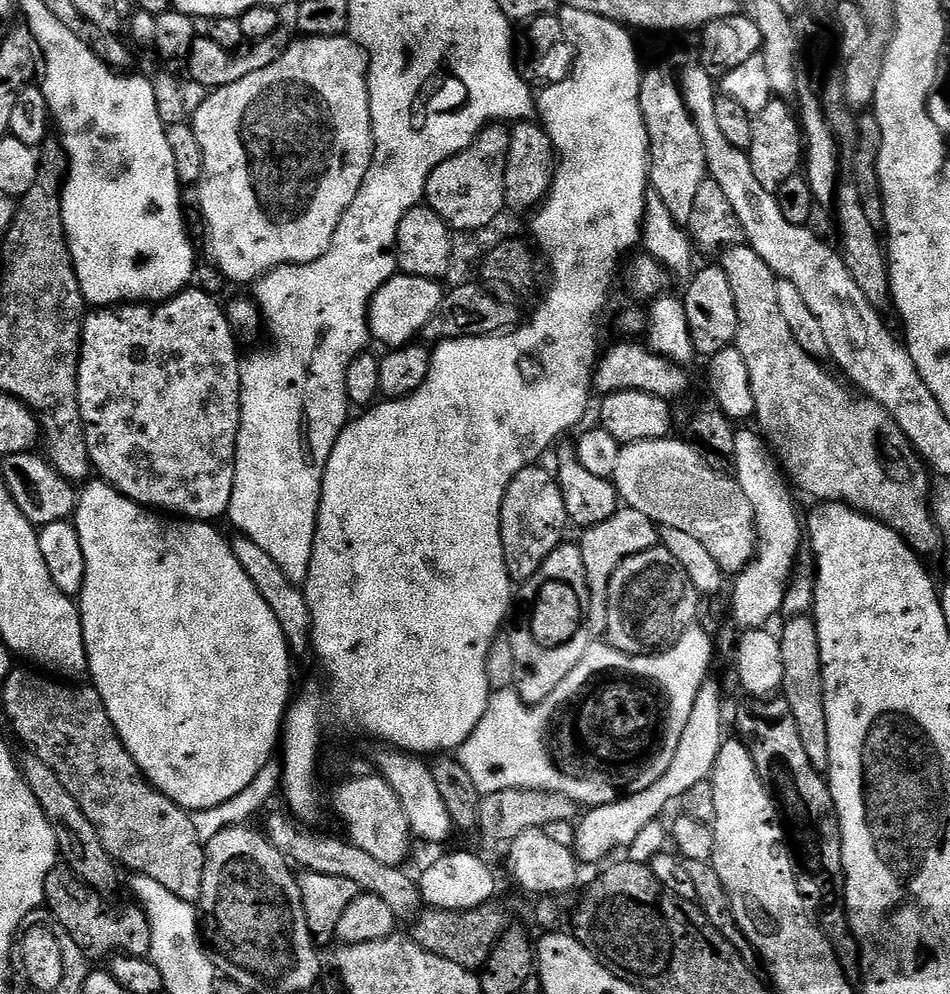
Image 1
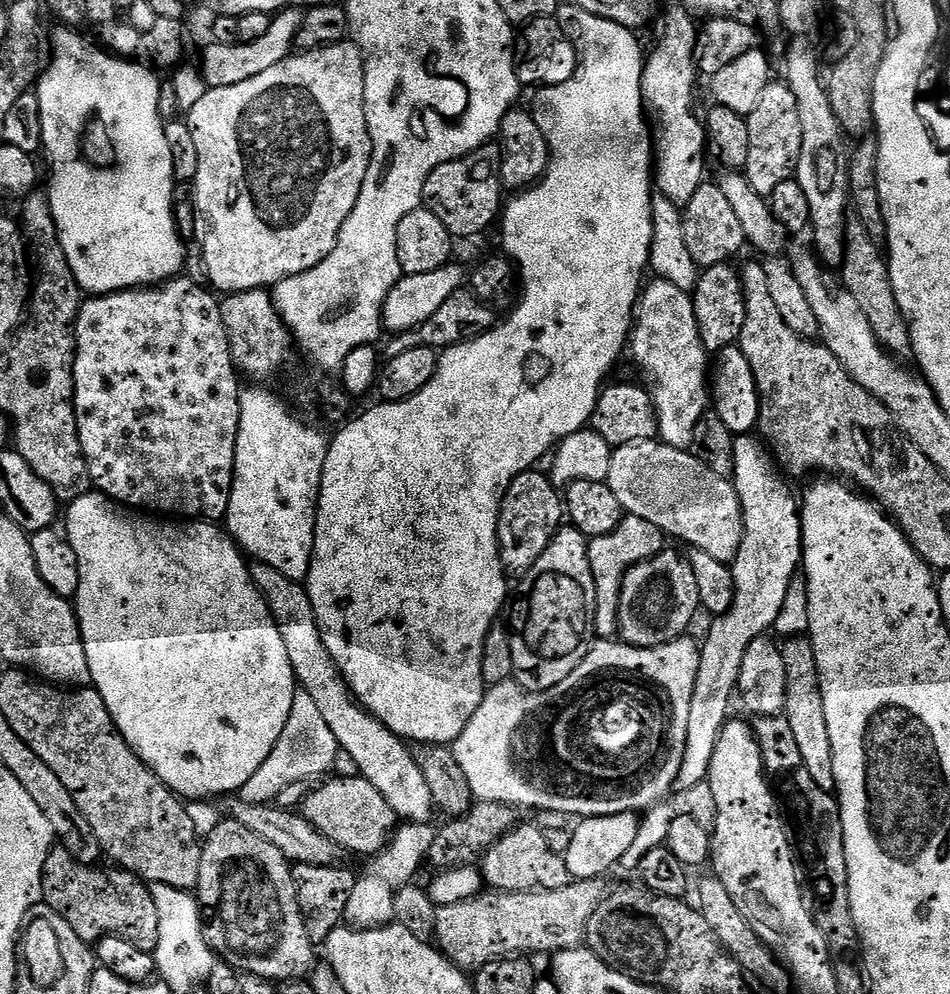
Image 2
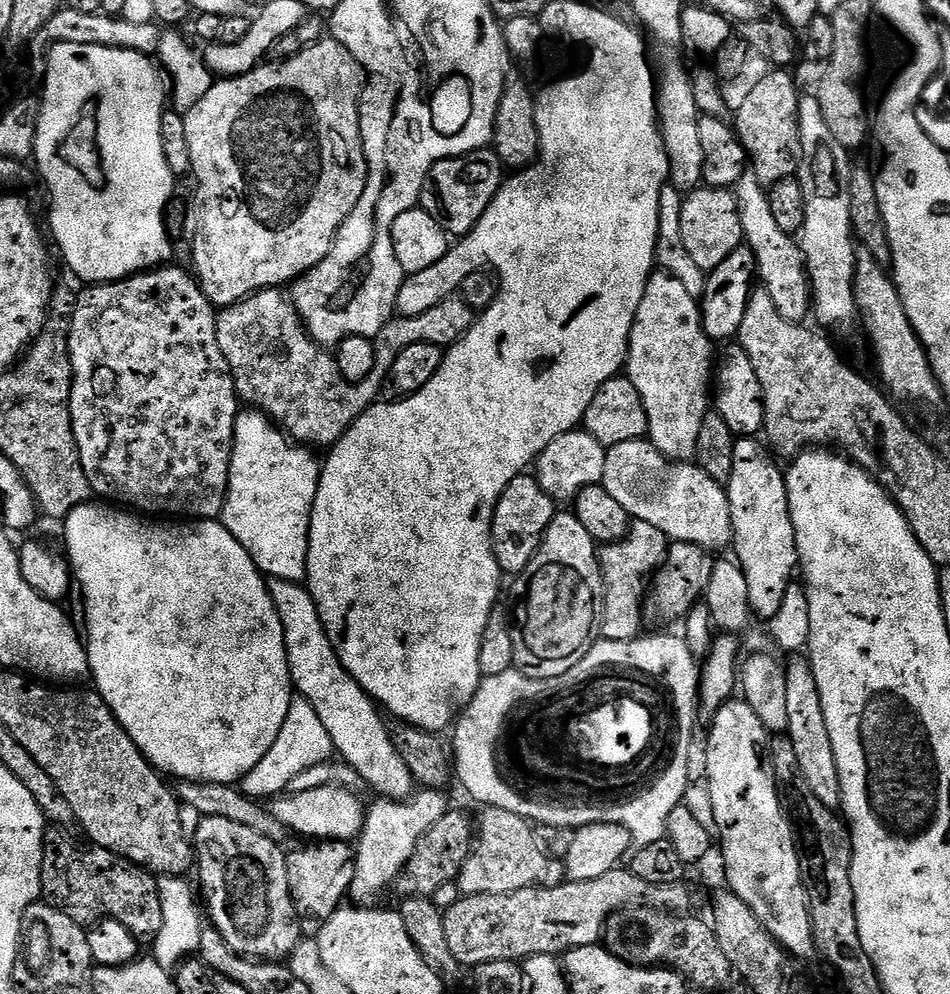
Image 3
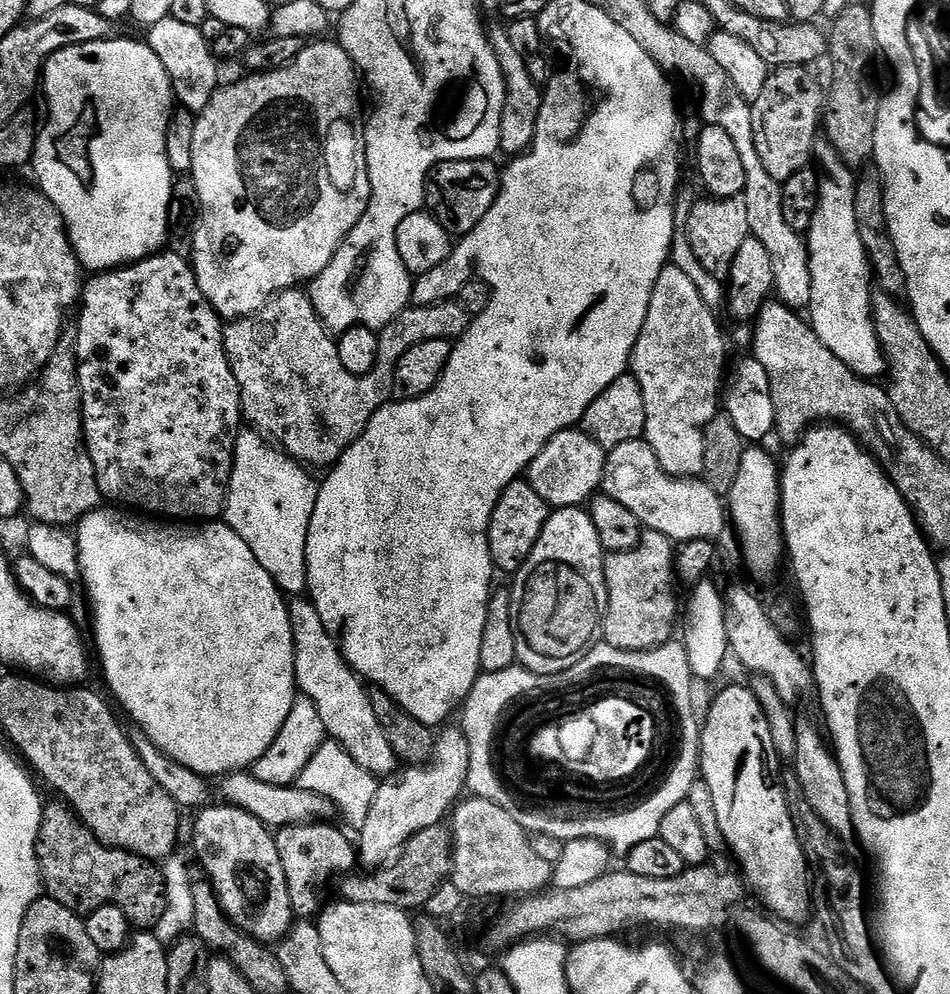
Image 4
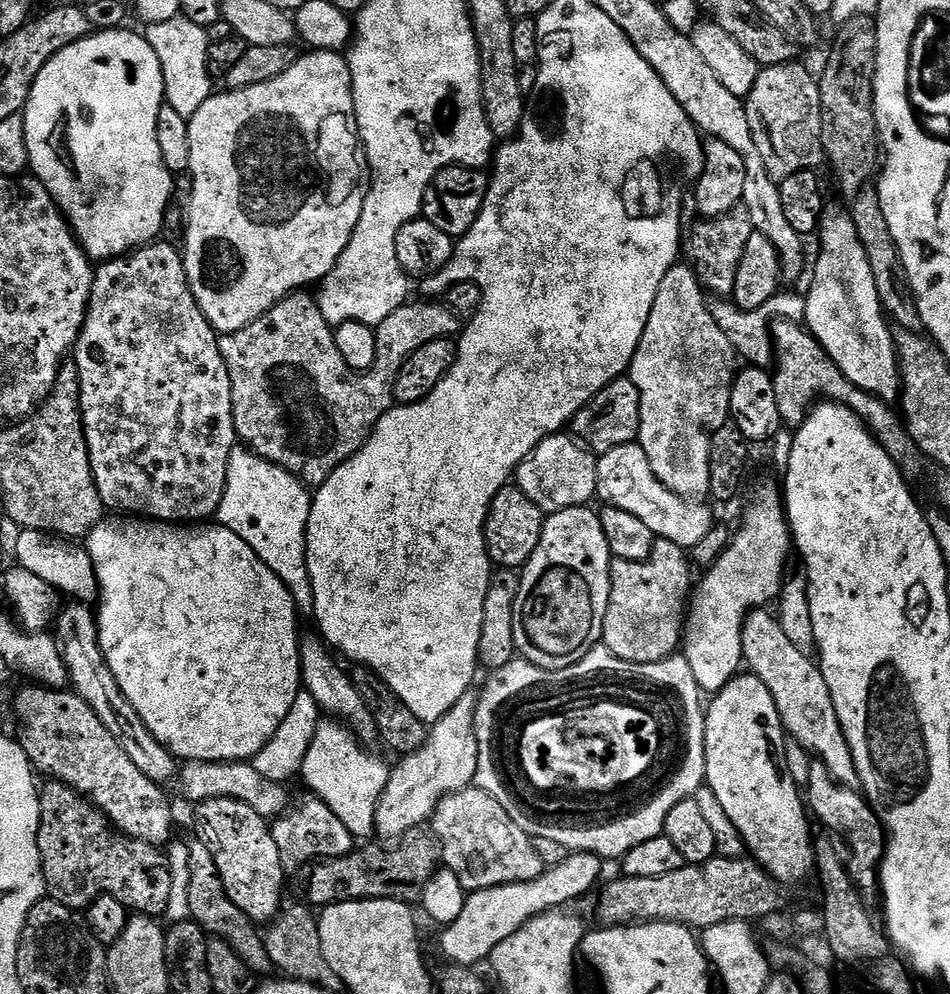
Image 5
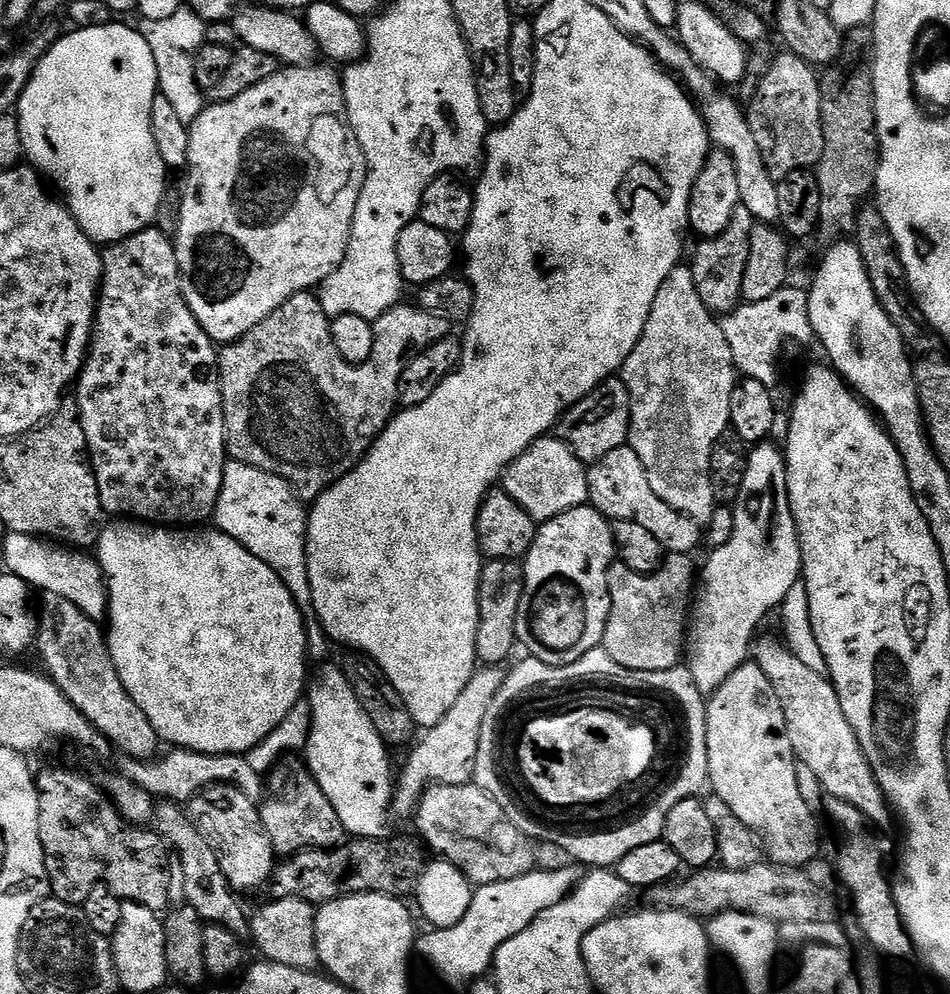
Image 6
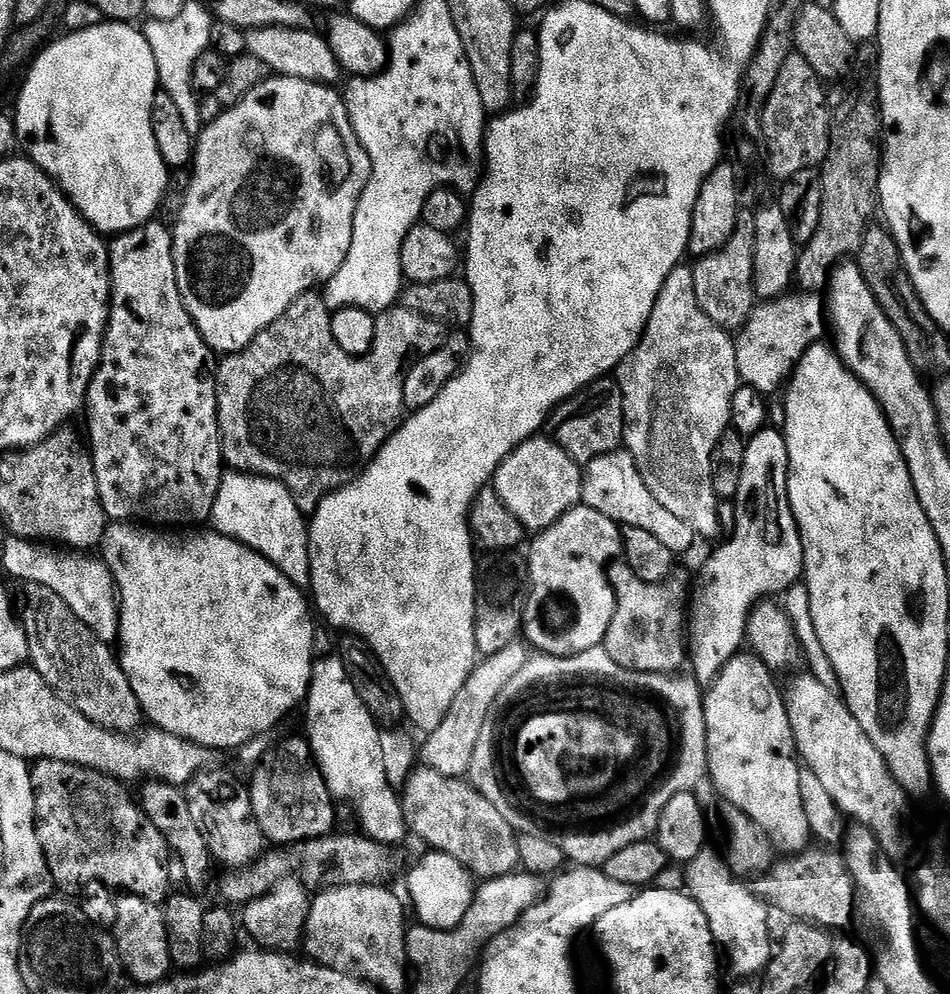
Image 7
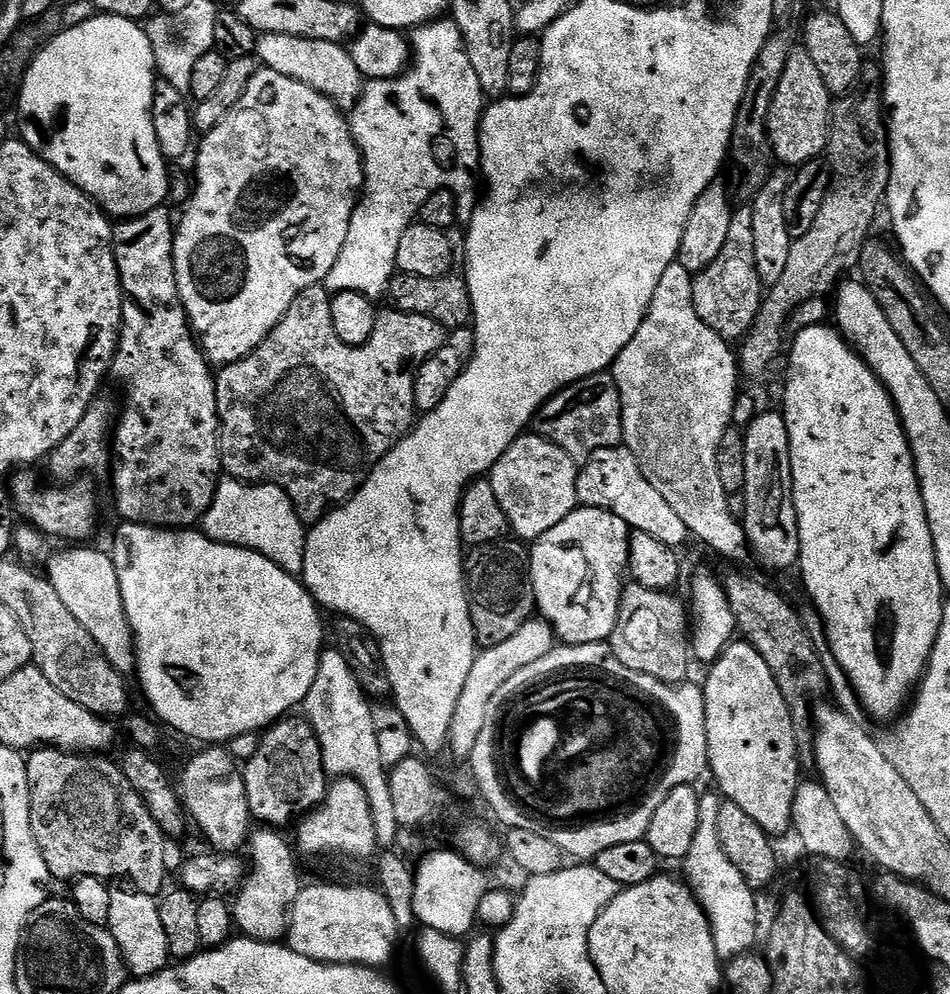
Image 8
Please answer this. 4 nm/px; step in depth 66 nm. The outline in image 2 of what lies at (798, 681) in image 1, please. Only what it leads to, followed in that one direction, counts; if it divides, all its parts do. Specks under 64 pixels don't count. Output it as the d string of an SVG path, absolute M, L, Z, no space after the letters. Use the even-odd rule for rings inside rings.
M801 636L783 642L780 649L783 665L786 666L786 698L782 714L790 722L794 743L802 753L804 769L809 772L810 778L818 782L822 791L835 793L834 746L830 746L830 730L826 730L826 706L822 698L818 662L814 658L811 639Z

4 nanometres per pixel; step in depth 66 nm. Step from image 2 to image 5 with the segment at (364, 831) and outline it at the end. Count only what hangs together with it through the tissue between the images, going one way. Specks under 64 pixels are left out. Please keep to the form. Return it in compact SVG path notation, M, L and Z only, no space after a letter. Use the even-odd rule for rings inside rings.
M201 760L187 761L179 769L178 785L180 784L180 796L189 800L192 806L199 806L205 800L214 798L230 798L238 802L246 802L254 814L269 822L285 815L290 807L290 795L288 788L278 782L270 782L270 778L258 774L250 762L243 760L223 760L222 762L202 762Z

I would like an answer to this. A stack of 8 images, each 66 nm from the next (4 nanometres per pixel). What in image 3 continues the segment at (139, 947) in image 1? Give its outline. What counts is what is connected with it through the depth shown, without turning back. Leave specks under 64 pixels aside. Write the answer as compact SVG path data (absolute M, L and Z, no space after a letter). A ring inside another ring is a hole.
M52 830L45 835L42 866L40 867L40 894L43 903L52 908L60 908L78 923L91 926L97 920L117 920L134 934L141 942L151 941L162 930L162 902L160 901L160 885L153 873L145 868L138 868L123 860L105 848L87 846L79 848L72 840L67 840L65 833Z

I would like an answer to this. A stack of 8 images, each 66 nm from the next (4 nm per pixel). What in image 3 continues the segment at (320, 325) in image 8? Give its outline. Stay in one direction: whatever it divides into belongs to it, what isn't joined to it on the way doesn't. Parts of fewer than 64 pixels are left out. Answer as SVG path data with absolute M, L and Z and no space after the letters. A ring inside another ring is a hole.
M266 288L263 292L256 292L229 308L220 308L216 313L216 333L218 346L222 346L222 354L232 371L236 383L236 395L245 405L259 410L283 430L293 441L304 446L317 444L323 450L331 449L350 430L350 426L360 417L367 408L377 403L376 396L385 387L388 378L388 369L392 367L394 358L406 350L406 346L419 344L438 344L441 346L456 346L467 337L468 331L474 323L474 309L462 298L449 298L434 310L418 316L403 316L388 321L388 325L375 337L376 365L374 370L362 382L350 383L342 378L342 370L338 370L335 355L325 345L309 336L304 327L298 310L292 305L287 295L283 296L280 288Z

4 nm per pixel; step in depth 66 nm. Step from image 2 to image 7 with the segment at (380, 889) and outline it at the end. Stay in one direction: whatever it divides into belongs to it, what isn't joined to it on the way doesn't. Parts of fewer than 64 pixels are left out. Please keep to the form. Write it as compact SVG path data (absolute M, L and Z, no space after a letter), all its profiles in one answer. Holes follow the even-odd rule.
M517 642L506 646L506 650L498 650L498 654L490 654L483 657L477 663L475 670L466 678L466 686L458 690L458 698L450 702L450 710L446 718L433 732L427 733L424 746L422 744L422 760L425 765L438 774L446 774L453 778L467 777L468 767L474 755L474 748L481 737L482 726L486 724L486 714L490 711L490 706L494 705L494 700L498 694L502 693L513 677L521 671L530 657L530 648L527 643Z

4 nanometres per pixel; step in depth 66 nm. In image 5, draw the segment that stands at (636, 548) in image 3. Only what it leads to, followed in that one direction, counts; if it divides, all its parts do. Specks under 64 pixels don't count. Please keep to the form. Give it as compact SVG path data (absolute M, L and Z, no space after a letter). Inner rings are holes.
M657 539L650 558L642 562L613 559L603 647L631 664L662 662L668 656L677 655L694 591L692 570L694 564L686 549L669 540Z

